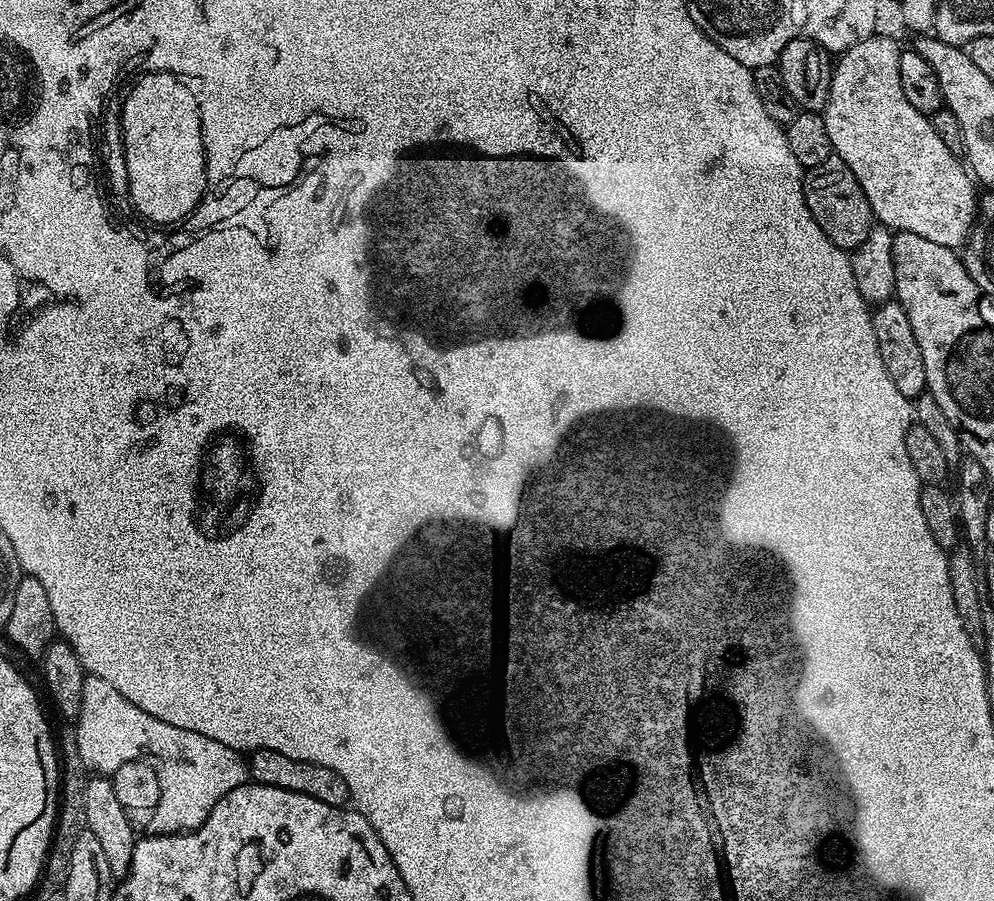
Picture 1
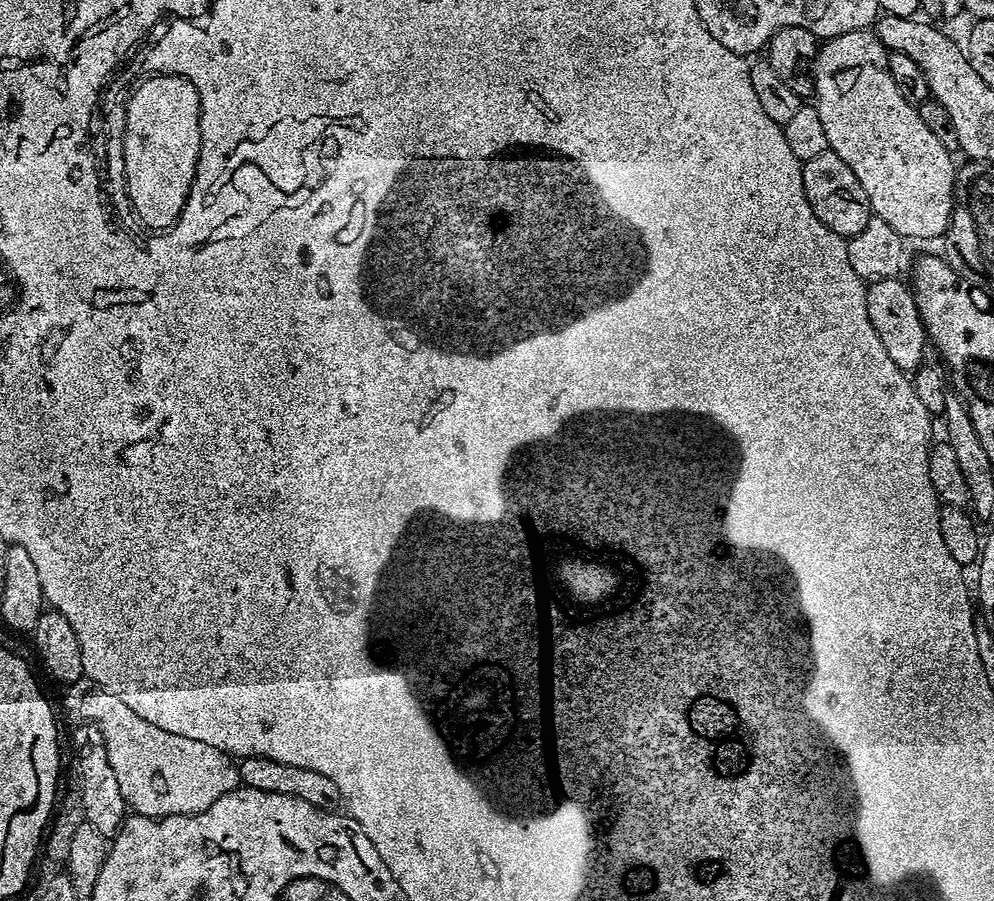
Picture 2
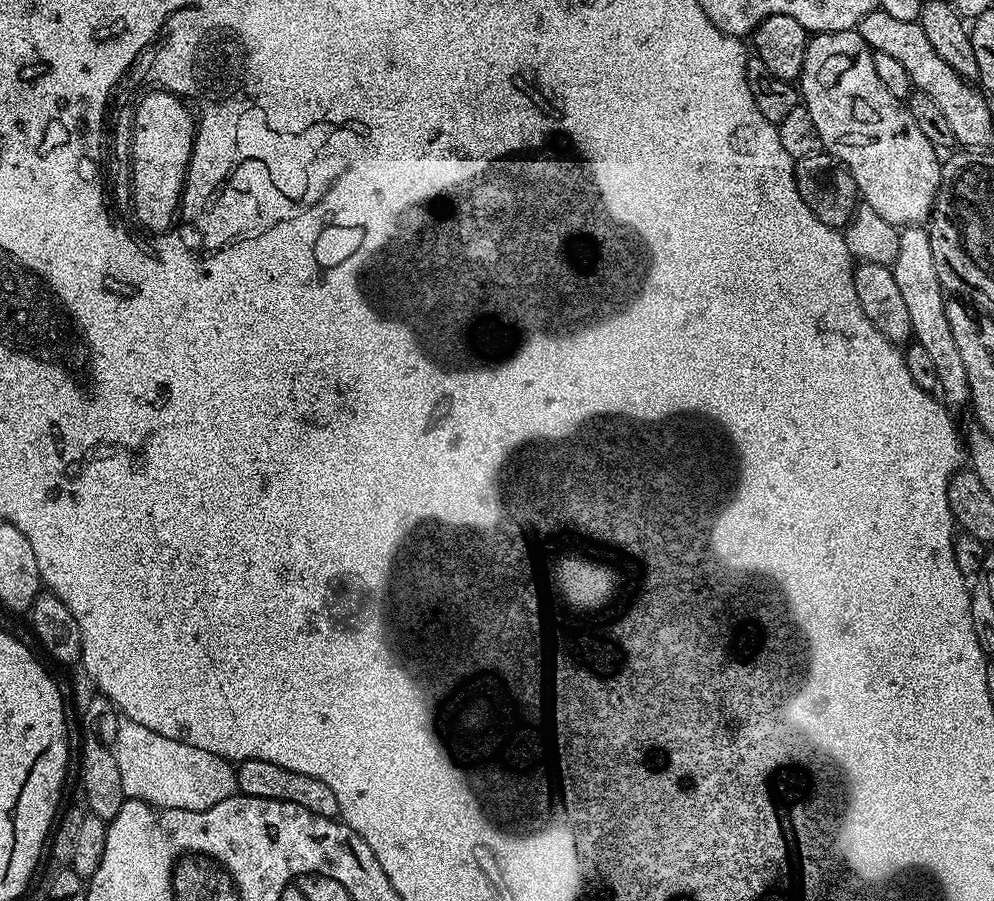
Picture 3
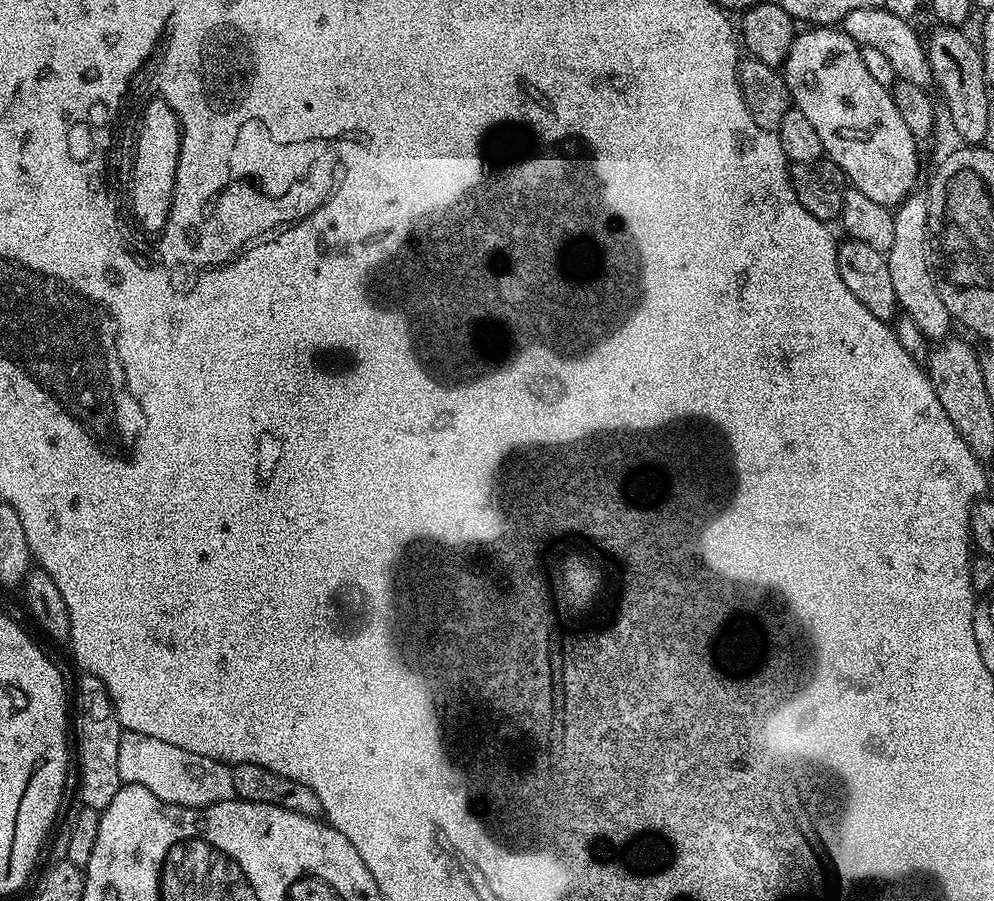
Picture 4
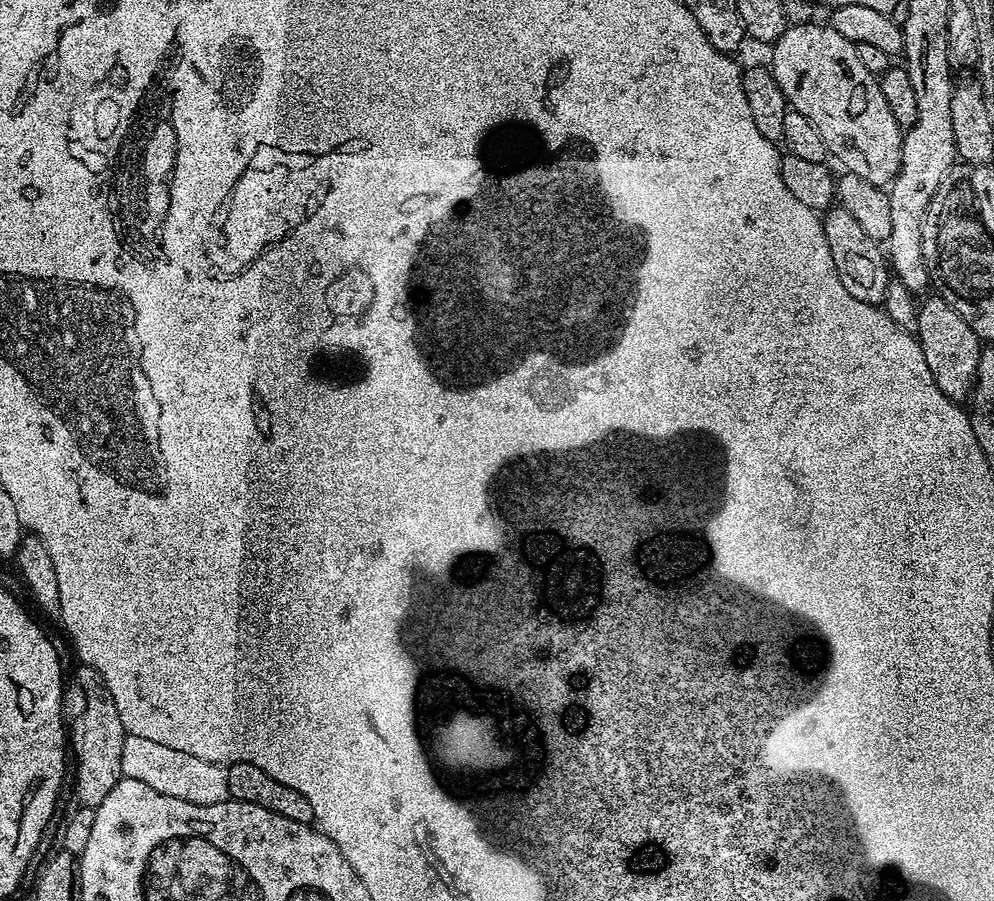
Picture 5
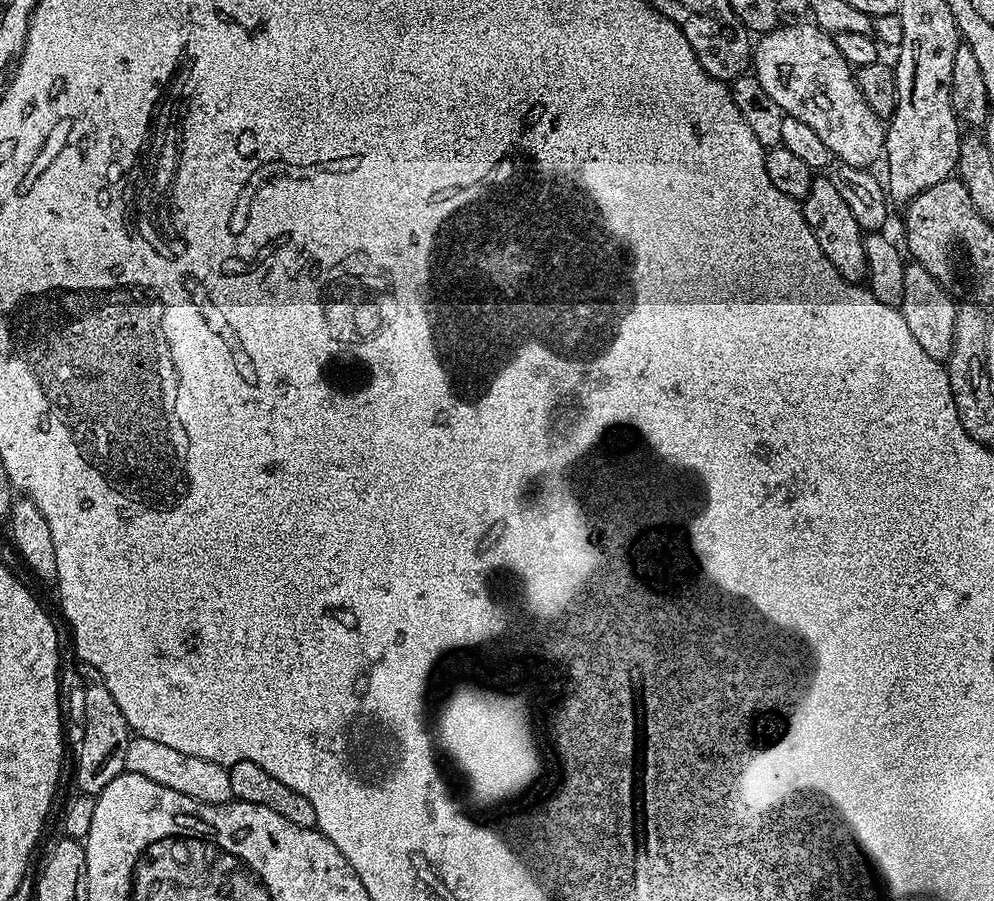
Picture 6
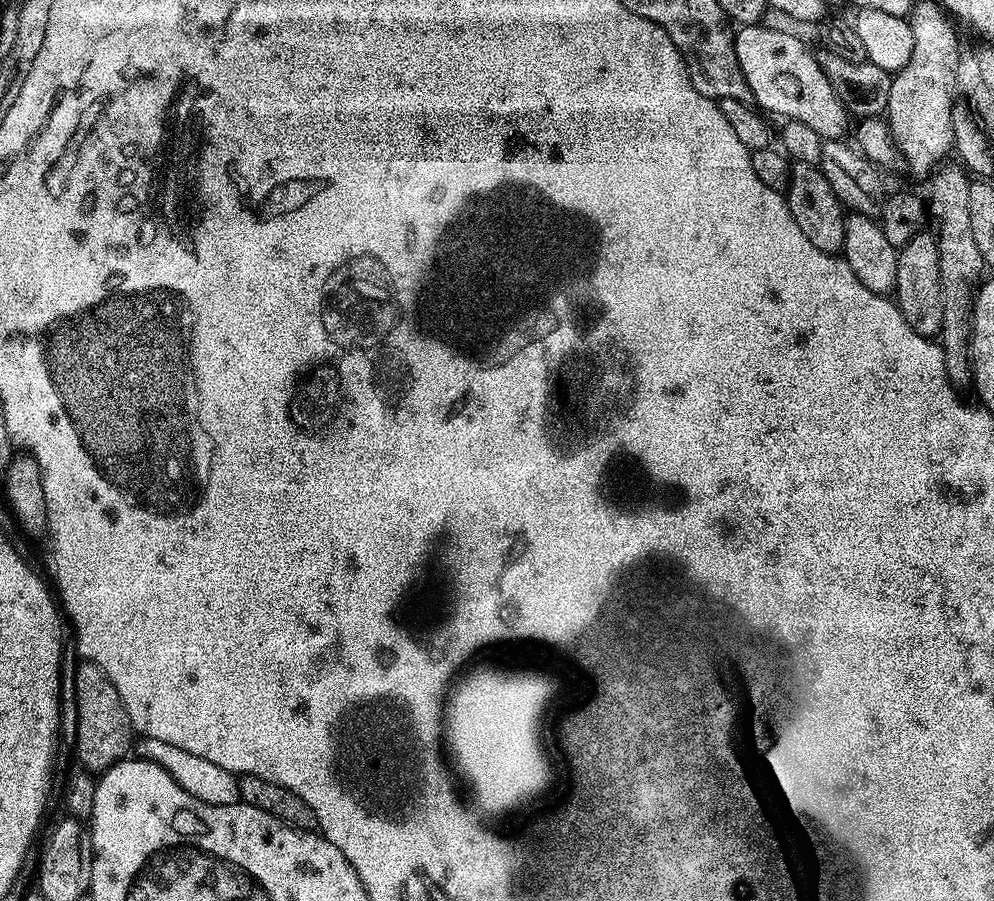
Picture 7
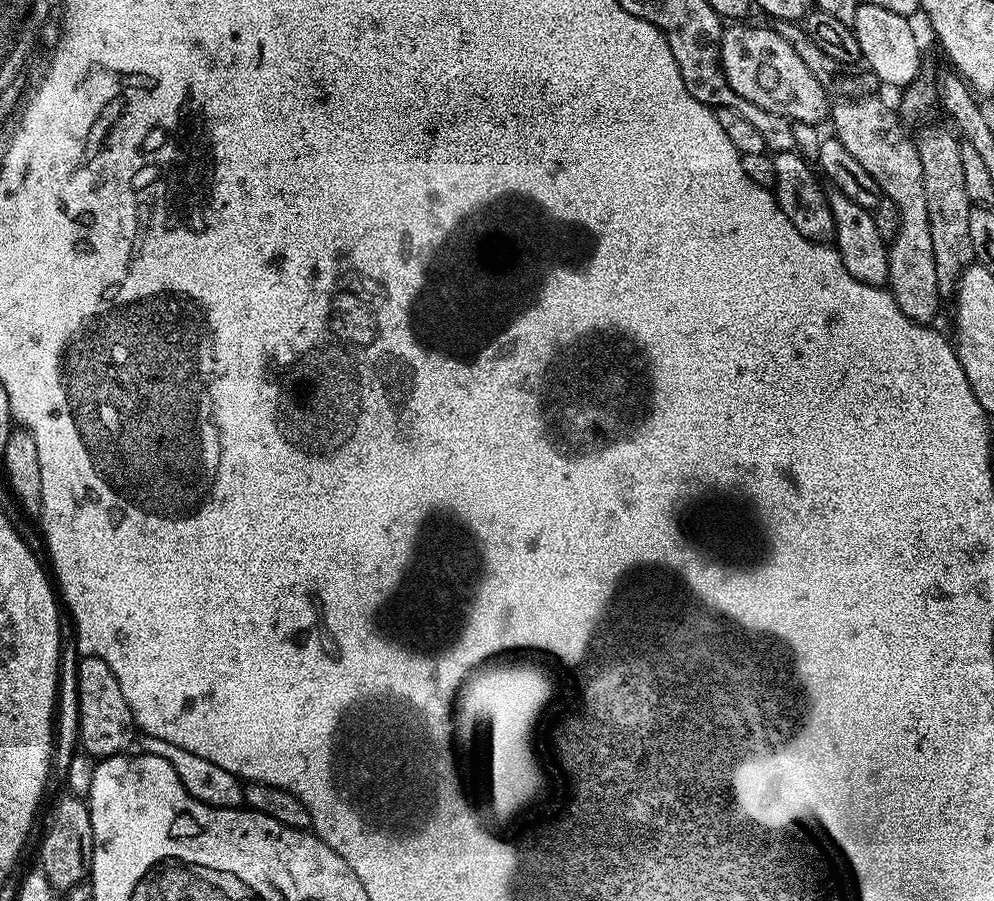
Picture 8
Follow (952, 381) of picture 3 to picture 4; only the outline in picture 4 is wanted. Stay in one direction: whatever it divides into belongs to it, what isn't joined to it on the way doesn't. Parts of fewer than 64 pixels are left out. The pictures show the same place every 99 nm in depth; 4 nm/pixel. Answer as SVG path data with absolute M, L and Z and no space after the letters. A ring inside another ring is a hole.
M917 190L907 196L894 209L894 246L886 253L888 265L890 266L890 278L893 279L894 294L901 311L913 318L930 342L939 342L949 337L950 328L954 326L952 315L946 309L942 296L937 288L934 264L928 261L928 244L930 248L930 237L928 234L928 198L923 191Z

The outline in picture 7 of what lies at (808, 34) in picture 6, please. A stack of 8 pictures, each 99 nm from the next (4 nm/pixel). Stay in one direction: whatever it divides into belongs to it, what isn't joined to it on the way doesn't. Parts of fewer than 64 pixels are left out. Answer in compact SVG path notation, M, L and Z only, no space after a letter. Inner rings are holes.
M746 24L735 33L738 63L740 63L746 82L749 84L751 99L765 113L777 112L784 120L806 122L806 126L810 126L810 130L814 130L825 140L841 139L845 135L844 131L848 128L850 113L838 98L834 86L830 86L822 66L816 61L816 52L808 49L792 32L783 32L780 28L764 27L760 24Z

